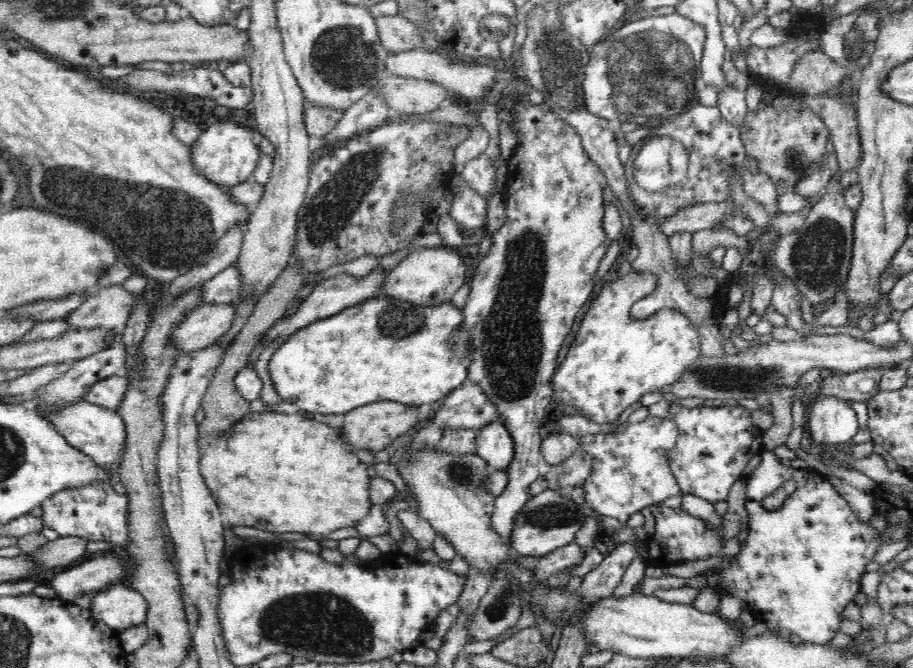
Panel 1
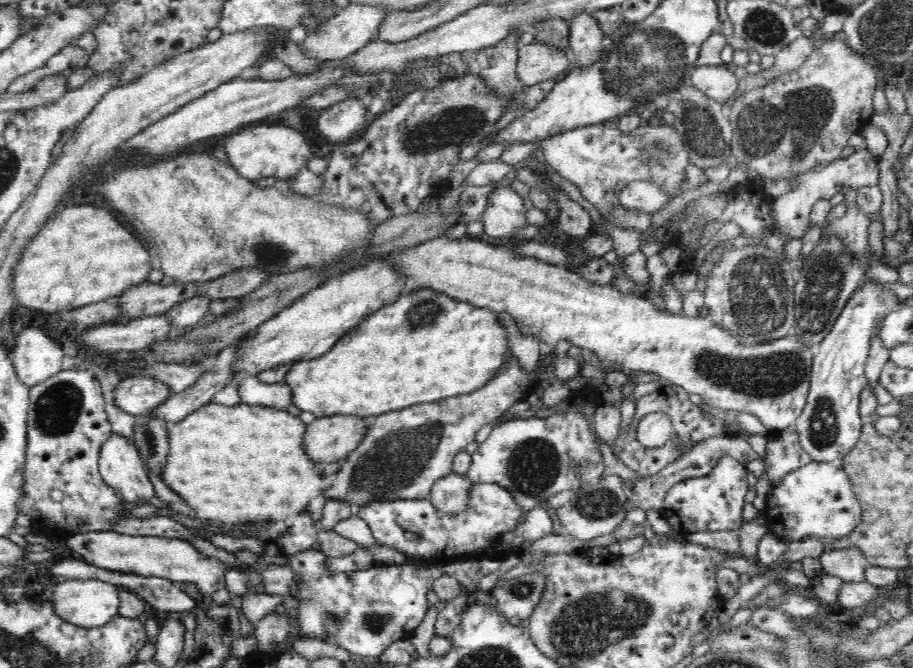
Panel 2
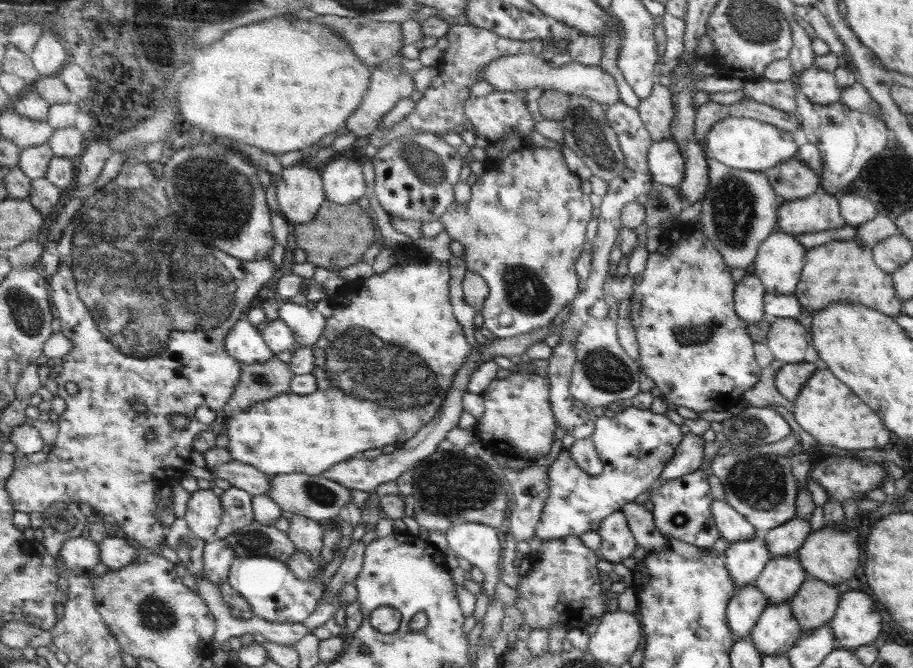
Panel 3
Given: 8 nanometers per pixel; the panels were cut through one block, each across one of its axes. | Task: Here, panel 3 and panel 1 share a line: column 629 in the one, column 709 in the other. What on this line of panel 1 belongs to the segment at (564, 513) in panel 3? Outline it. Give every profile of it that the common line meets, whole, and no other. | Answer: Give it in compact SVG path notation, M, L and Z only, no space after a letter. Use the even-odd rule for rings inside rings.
M729 403L723 407L710 407L706 404L701 408L682 408L682 406L672 405L668 414L671 414L669 418L678 427L678 438L669 455L670 467L675 480L678 480L678 472L682 472L682 476L686 476L690 484L690 490L681 494L692 495L711 503L726 501L732 485L744 479L742 471L750 460L763 452L763 432L752 423L750 409Z

